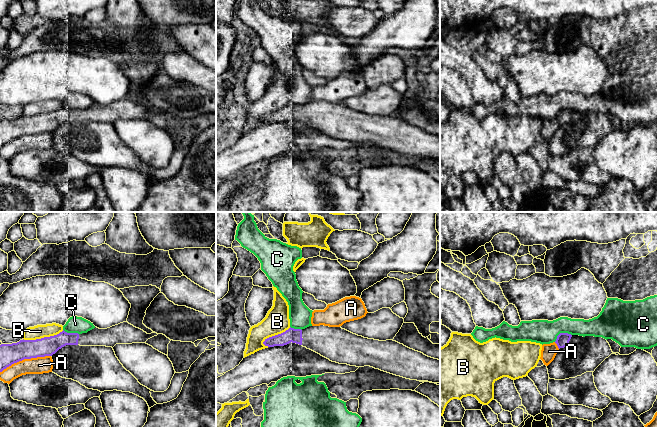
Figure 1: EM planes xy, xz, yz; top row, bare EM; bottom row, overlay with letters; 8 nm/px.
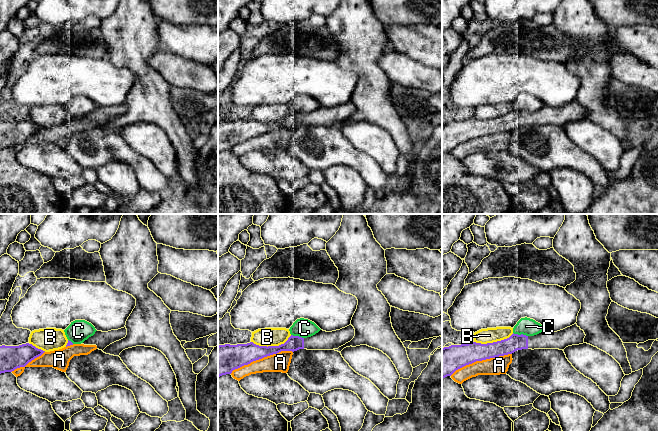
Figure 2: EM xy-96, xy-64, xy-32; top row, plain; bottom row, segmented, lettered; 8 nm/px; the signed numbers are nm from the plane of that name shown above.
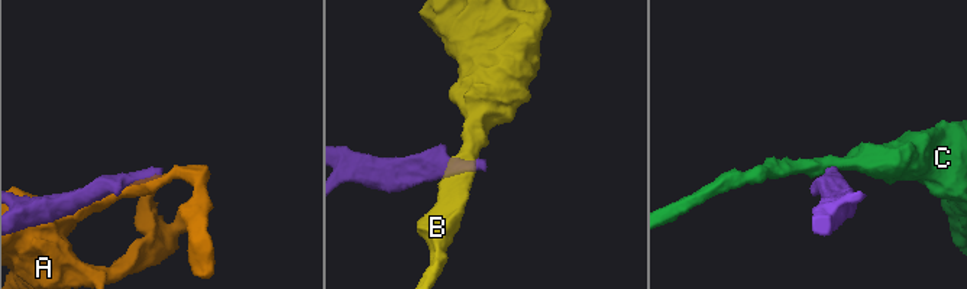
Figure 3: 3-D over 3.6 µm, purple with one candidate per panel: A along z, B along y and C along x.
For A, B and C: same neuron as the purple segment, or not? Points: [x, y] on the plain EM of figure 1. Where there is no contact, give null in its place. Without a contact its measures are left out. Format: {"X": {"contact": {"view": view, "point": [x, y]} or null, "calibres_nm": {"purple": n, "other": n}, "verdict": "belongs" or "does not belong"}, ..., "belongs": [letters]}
{"A": {"contact": {"view": "xy", "point": [25, 134]}, "calibres_nm": {"purple": 160, "other": 140}, "verdict": "does not belong"}, "B": {"contact": {"view": "xy", "point": [44, 113]}, "calibres_nm": {"purple": 160, "other": 110}, "verdict": "does not belong"}, "C": {"contact": {"view": "yz", "point": [561, 109]}, "calibres_nm": {"purple": 100, "other": 190}, "verdict": "does not belong"}, "belongs": []}

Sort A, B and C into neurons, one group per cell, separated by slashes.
A / B / C

